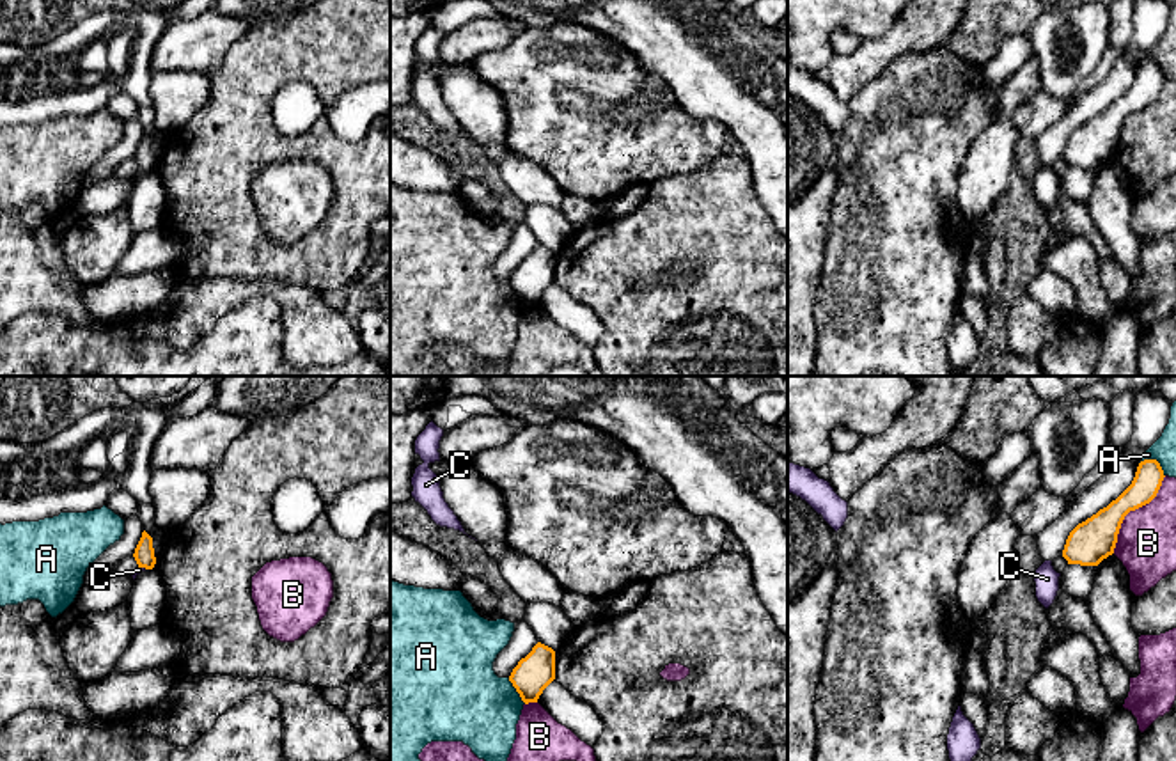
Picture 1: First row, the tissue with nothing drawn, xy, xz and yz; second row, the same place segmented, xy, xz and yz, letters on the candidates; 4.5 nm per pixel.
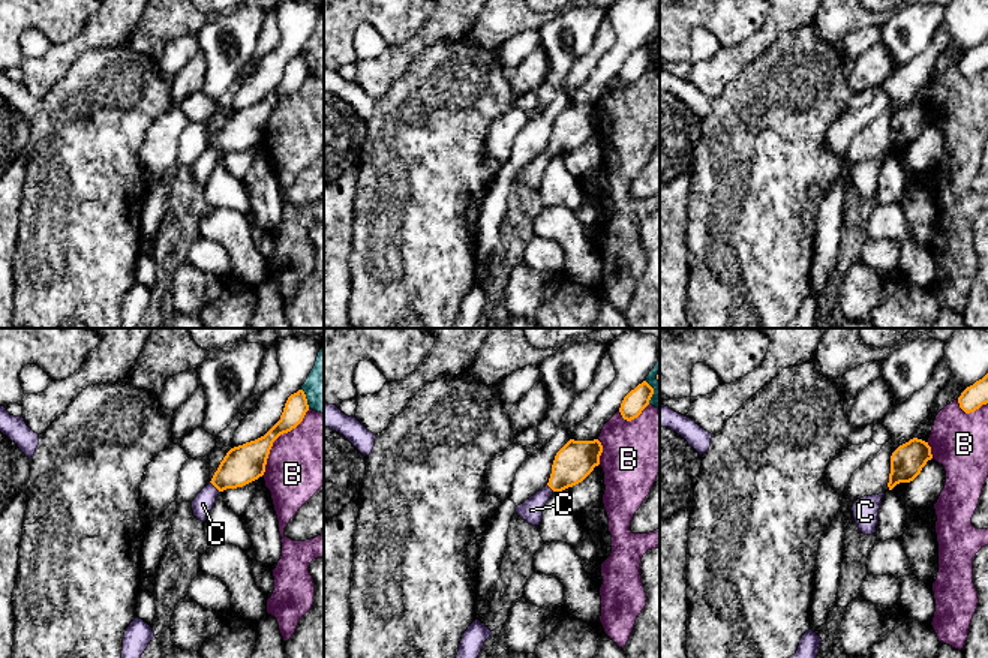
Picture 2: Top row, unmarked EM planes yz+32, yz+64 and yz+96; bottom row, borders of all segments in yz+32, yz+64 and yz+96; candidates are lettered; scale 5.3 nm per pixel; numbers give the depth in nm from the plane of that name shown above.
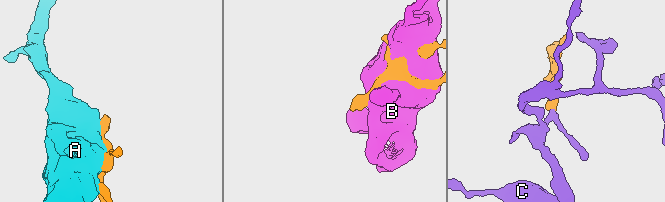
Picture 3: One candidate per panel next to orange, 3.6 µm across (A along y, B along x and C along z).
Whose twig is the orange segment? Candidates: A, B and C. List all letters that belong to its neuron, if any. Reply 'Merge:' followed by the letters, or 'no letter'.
Merge: C

